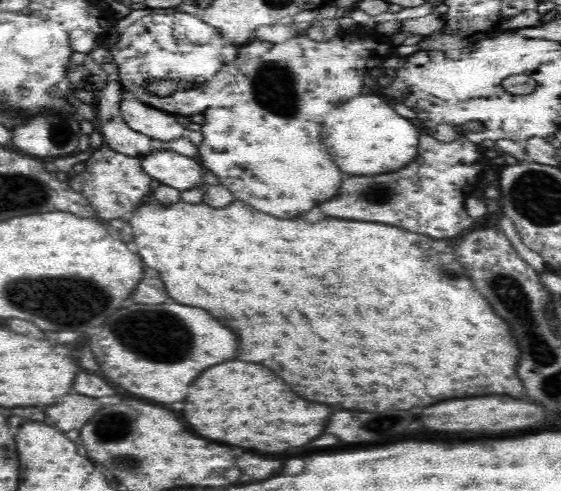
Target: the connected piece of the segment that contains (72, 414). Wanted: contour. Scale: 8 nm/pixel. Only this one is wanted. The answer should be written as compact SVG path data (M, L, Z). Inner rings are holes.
M68 394L60 404L48 406L44 408L44 412L56 428L68 432L82 428L100 408L102 404L96 398L86 398L82 394Z

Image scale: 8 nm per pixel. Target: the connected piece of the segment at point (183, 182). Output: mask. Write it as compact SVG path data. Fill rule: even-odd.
M154 150L150 154L141 158L141 166L151 178L158 180L161 184L166 186L176 187L178 190L190 190L191 188L196 188L202 182L203 174L206 168L198 161L196 158L188 158L188 156L182 156L181 154L176 154L171 150Z

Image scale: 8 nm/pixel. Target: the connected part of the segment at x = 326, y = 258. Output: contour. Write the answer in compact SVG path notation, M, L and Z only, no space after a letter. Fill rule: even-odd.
M153 197L142 202L133 211L133 216L128 222L133 229L134 244L138 246L138 254L142 256L146 266L160 272L160 278L162 278L168 294L182 304L208 310L214 318L218 318L218 322L222 322L224 326L234 330L240 338L238 358L242 358L244 362L258 362L258 364L274 370L280 378L286 380L286 384L292 386L292 390L300 398L306 398L306 400L318 402L318 404L338 406L344 410L382 412L382 410L408 410L412 406L430 406L430 404L436 404L436 402L442 402L448 398L468 398L468 396L486 396L486 394L508 394L512 398L520 398L520 394L524 392L524 386L516 376L516 368L520 362L520 350L512 336L512 330L500 316L494 314L494 310L490 308L486 298L476 292L474 283L468 278L468 271L464 269L462 263L458 263L458 259L454 257L452 244L446 238L436 240L426 234L416 234L380 222L354 222L354 220L338 220L338 218L326 218L322 222L308 224L300 218L298 220L284 220L284 218L280 220L270 214L264 214L264 224L262 224L262 212L258 212L252 206L242 204L242 202L232 202L230 206L224 206L224 208L212 208L206 204L191 204L182 199L178 200L176 204L160 204L157 200L153 200ZM262 282L266 288L258 286ZM364 374L366 374L366 382L356 382ZM408 382L414 382L416 396L410 396L406 400L408 392L402 388L410 388L410 386L406 386Z

